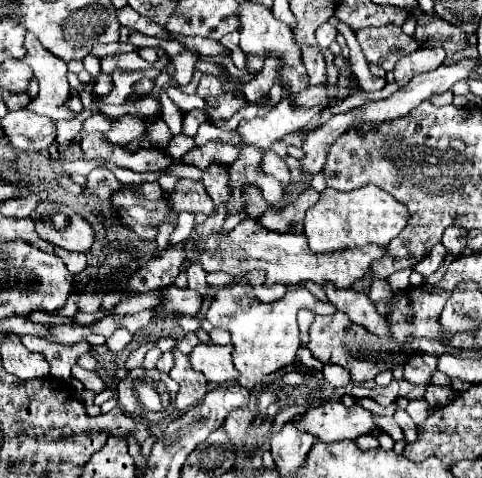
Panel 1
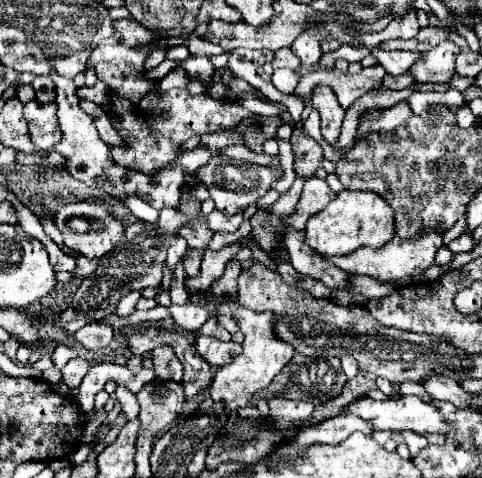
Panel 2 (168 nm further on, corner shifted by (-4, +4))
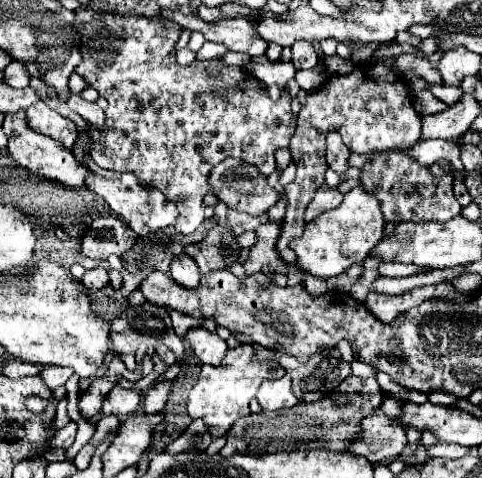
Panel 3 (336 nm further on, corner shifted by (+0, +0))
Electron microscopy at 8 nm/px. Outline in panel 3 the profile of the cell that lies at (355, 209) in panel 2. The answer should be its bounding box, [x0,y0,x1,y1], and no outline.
[290,186,384,278]

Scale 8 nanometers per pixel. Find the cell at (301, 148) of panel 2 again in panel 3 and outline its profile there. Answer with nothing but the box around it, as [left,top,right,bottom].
[278,56,422,264]

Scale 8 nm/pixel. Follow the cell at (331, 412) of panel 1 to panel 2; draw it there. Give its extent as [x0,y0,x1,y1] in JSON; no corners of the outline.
[346,396,448,434]

